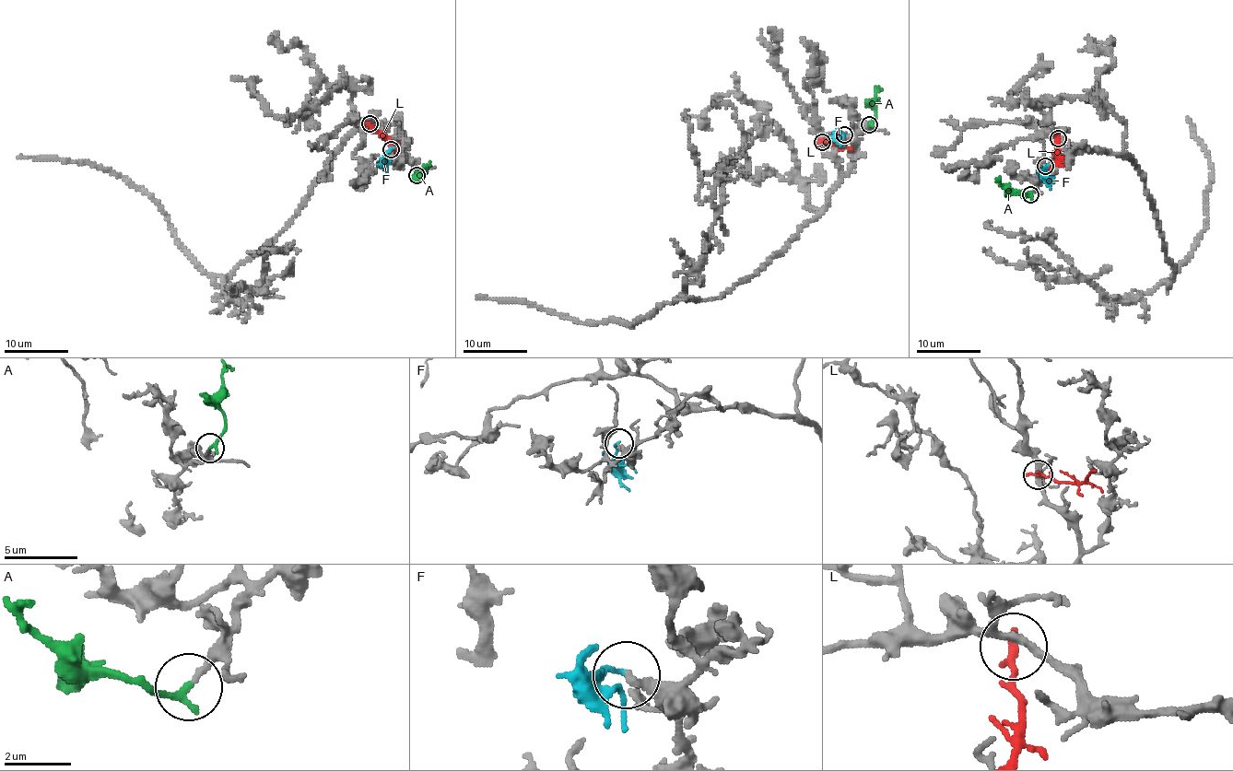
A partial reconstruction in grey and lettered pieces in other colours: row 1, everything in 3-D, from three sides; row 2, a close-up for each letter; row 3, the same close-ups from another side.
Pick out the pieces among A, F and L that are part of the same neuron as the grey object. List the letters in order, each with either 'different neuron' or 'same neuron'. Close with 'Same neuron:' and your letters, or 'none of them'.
A: same neuron
F: different neuron
L: different neuron
Same neuron: A

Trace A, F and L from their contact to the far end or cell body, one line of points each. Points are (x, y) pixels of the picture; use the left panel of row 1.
A: (416, 175), (423, 174), (422, 169), (428, 162)
F: (391, 150), (385, 155), (385, 170)
L: (369, 123), (387, 137), (395, 152)

